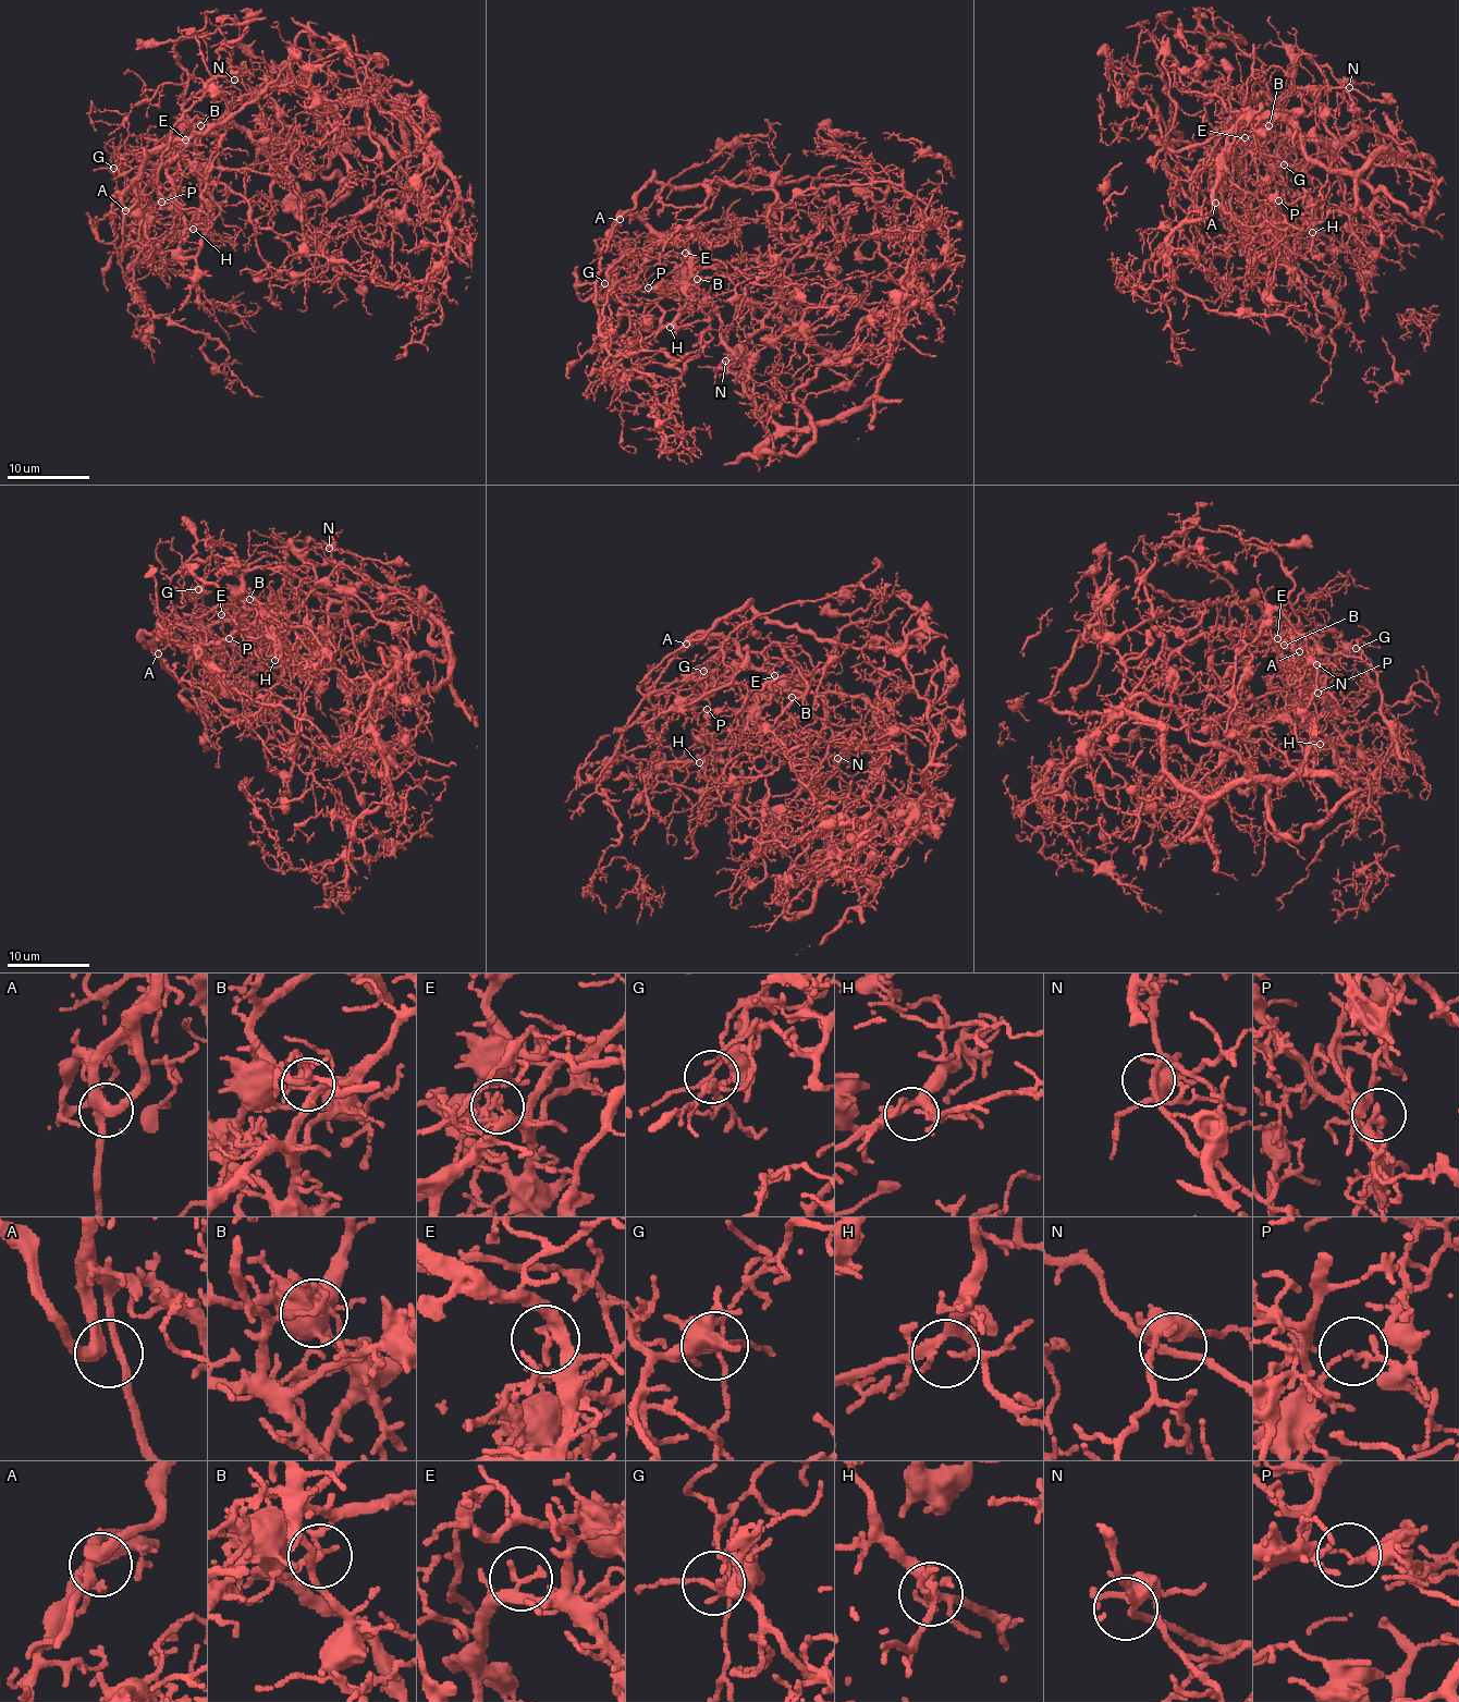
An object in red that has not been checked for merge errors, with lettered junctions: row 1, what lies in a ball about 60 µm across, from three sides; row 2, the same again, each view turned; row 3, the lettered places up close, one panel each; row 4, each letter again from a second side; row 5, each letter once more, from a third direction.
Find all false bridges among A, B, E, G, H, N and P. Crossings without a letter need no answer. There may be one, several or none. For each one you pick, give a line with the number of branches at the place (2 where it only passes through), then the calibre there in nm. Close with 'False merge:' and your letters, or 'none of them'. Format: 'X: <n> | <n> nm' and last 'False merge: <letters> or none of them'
B: 2 | 200 nm
P: 2 | 140 nm
False merge: B, P

